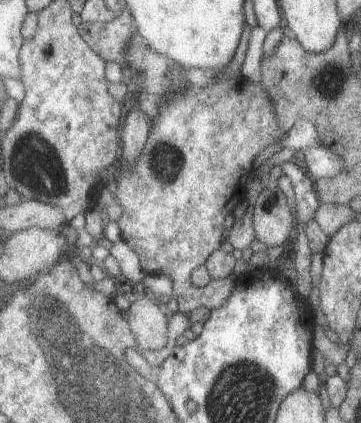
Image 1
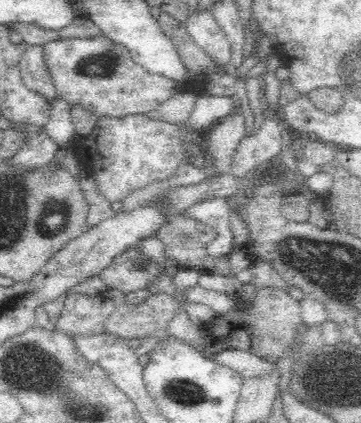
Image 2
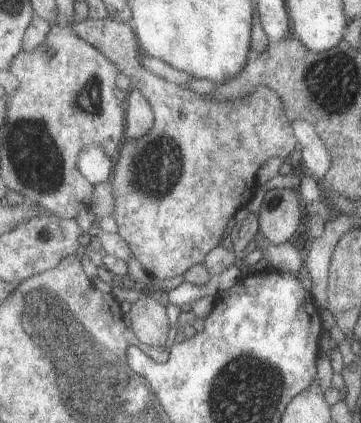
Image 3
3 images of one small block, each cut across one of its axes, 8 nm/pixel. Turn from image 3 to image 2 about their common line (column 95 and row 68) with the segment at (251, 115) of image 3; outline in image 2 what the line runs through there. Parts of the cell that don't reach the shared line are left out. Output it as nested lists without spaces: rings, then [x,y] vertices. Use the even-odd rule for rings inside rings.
[[[32,46],[26,48],[24,54],[18,60],[20,72],[22,72],[22,82],[28,90],[36,92],[42,96],[42,100],[46,100],[48,104],[54,102],[56,92],[52,88],[52,80],[48,76],[46,64],[44,64],[44,52],[42,46]]]

